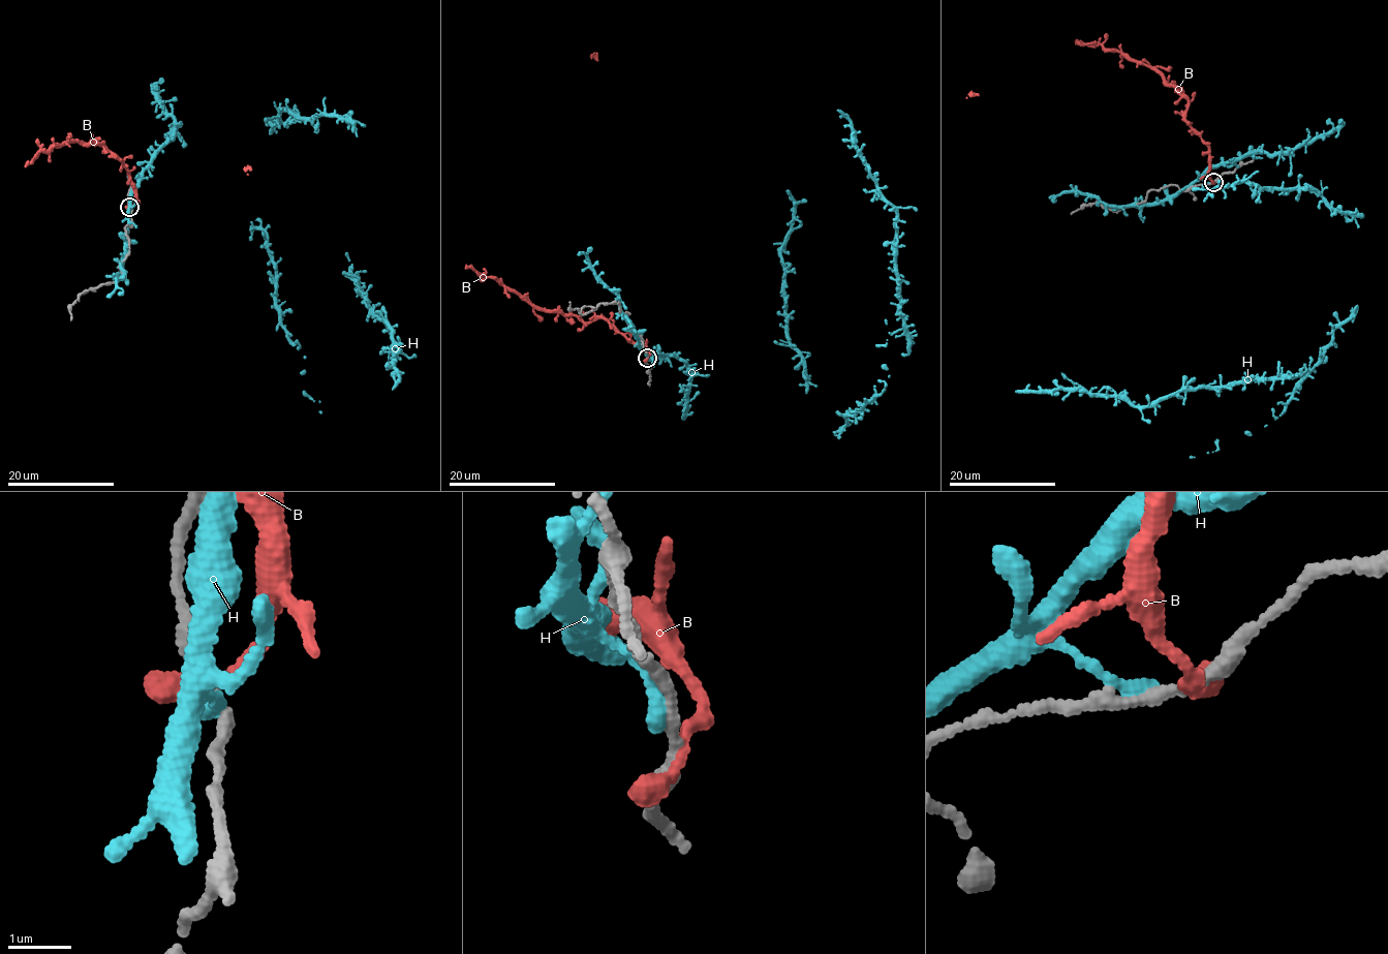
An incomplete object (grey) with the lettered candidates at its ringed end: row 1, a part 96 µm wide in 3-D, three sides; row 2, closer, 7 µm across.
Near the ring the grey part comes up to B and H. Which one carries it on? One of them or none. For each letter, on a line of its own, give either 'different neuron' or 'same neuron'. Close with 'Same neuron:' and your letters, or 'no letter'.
B: same neuron
H: different neuron
Same neuron: B

